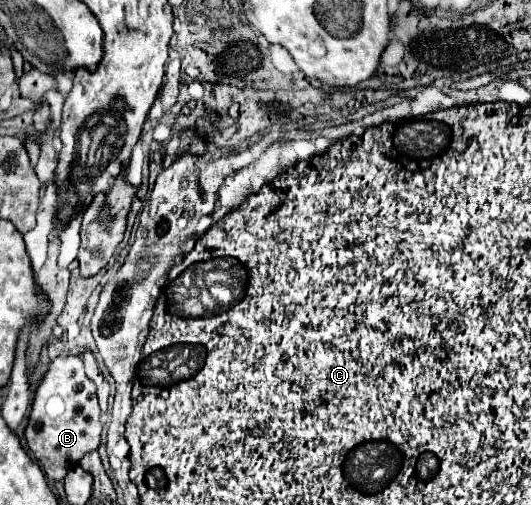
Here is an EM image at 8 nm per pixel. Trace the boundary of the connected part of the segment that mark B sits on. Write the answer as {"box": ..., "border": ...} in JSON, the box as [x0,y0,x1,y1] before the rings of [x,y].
{"box":[25,356,103,482],"border":[[[81,356],[53,358],[45,378],[35,392],[33,410],[25,428],[27,444],[35,460],[43,466],[45,476],[53,482],[63,480],[65,474],[75,468],[85,454],[99,448],[101,430],[103,422],[97,402],[97,386],[85,374]]]}

